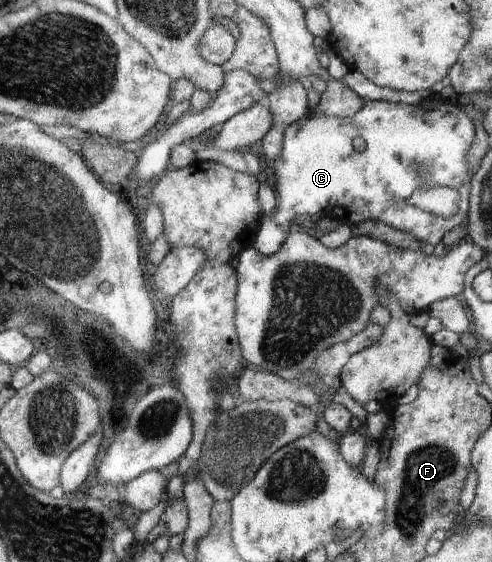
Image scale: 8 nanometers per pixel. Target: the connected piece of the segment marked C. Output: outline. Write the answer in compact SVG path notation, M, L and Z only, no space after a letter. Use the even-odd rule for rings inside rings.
M432 97L420 101L416 105L363 100L361 109L345 118L325 114L305 115L285 128L283 139L281 139L281 153L275 161L271 161L271 163L265 161L263 165L259 165L257 157L250 154L249 151L242 152L238 149L219 151L199 138L191 141L189 145L197 162L221 163L233 171L249 173L255 177L263 175L268 167L271 169L273 177L270 180L275 185L276 207L268 218L260 220L251 246L261 255L273 255L273 253L277 253L277 249L281 247L281 243L289 233L289 221L295 215L333 218L341 224L351 226L369 219L377 223L384 223L397 231L403 231L423 245L429 244L435 247L445 233L457 225L464 226L465 224L469 179L472 176L467 173L465 155L473 143L473 138L473 123L465 112L457 107L457 103ZM355 137L365 141L365 149L361 153L355 152L351 146ZM432 187L448 187L457 193L459 201L455 215L451 215L449 219L443 219L443 217L431 215L431 213L410 205L409 199L416 189Z

